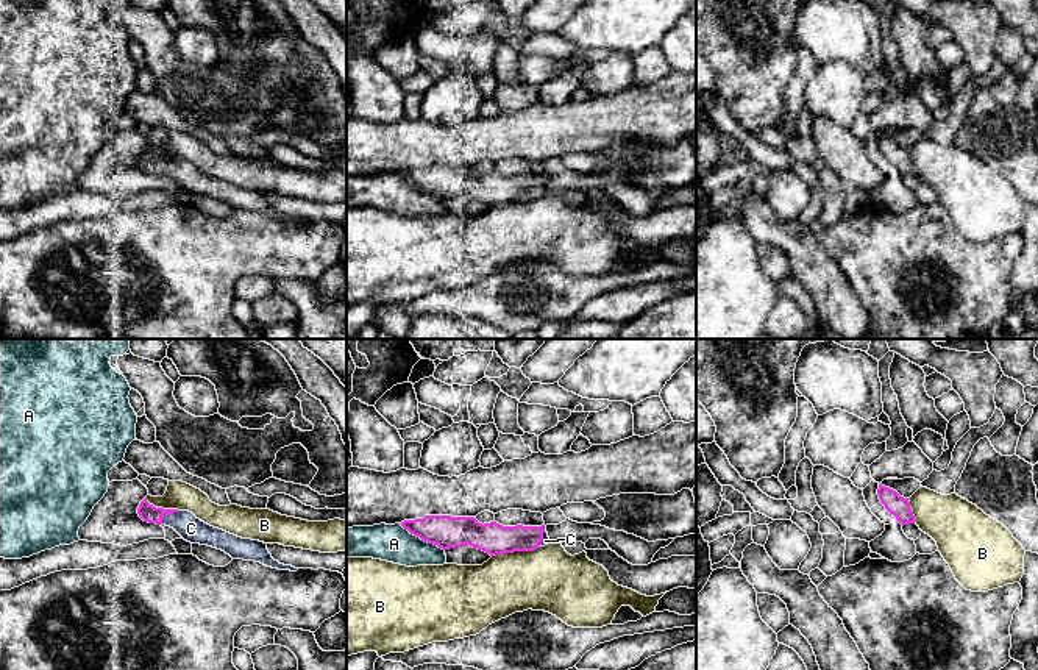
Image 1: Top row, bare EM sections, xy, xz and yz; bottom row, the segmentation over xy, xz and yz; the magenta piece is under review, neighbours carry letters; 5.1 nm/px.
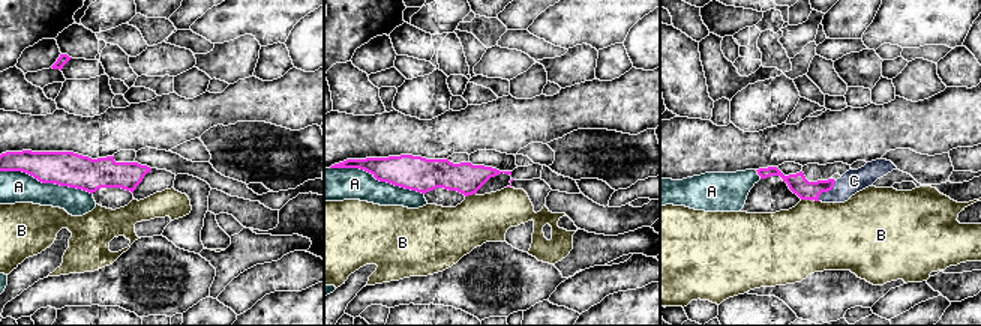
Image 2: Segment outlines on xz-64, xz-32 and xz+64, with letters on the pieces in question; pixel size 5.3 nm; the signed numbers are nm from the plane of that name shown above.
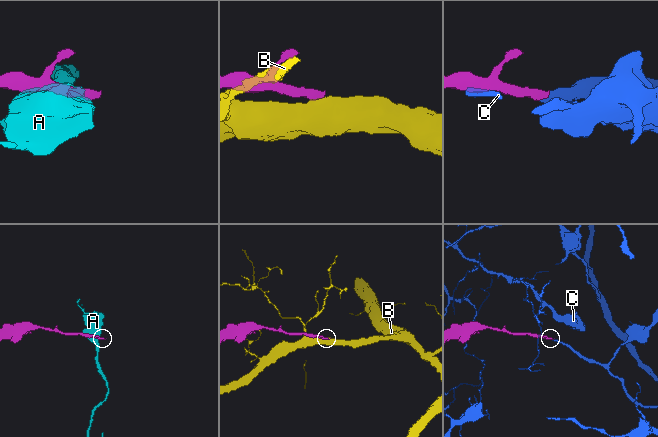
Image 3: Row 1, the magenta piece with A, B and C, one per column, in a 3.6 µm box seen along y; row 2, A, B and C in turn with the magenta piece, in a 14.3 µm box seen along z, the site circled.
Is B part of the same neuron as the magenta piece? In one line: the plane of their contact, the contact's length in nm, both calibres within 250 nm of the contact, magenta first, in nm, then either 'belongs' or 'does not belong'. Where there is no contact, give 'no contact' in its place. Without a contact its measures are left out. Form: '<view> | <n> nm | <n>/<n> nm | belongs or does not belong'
xz | 260 nm | 160/320 nm | does not belong

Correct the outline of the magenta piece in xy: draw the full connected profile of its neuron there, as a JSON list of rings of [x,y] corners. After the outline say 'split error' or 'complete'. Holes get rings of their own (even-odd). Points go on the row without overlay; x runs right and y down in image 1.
[[[145,147],[137,158],[137,164],[144,172],[170,176],[184,191],[222,200],[233,209],[254,211],[278,220],[298,220],[292,216],[284,216],[275,211],[267,200],[267,194],[242,189],[214,178],[197,169],[189,161],[155,158]]]; split error

